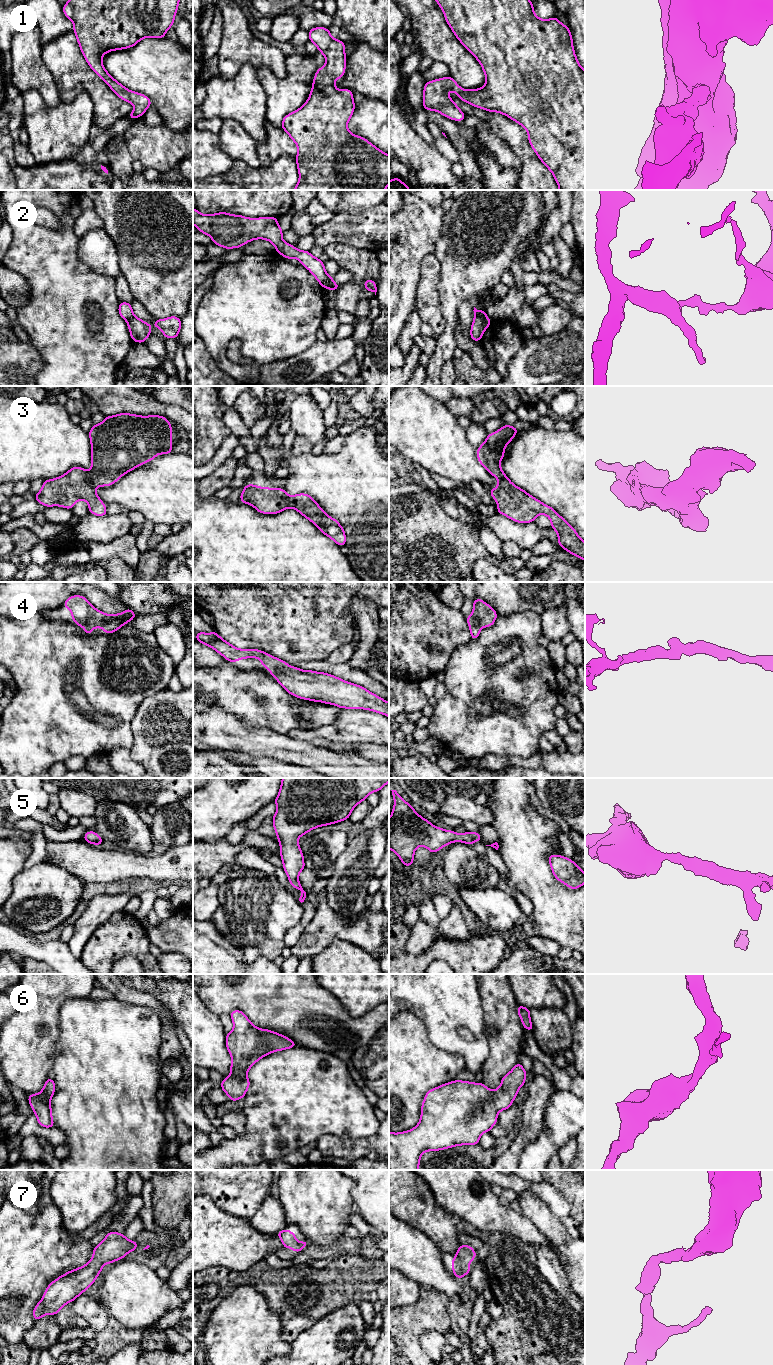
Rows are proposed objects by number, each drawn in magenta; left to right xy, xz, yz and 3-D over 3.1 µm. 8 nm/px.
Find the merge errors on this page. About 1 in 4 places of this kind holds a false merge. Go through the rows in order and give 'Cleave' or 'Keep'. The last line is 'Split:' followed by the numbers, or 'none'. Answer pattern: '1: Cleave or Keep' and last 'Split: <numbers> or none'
1: Keep
2: Cleave
3: Keep
4: Keep
5: Keep
6: Keep
7: Keep
Split: 2

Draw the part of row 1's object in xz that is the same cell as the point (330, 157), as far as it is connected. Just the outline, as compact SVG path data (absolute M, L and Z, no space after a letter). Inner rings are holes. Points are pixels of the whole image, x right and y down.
M324 27L313 28L308 34L309 40L325 56L326 63L315 73L308 100L298 110L285 115L281 124L298 148L295 160L299 181L293 190L385 190L389 184L389 155L348 130L348 121L355 110L353 91L335 87L335 80L342 78L346 69L345 43L332 38L329 29Z

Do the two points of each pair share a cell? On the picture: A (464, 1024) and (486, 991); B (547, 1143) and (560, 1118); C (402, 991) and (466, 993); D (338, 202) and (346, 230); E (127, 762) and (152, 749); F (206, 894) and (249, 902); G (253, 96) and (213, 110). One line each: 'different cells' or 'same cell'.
A: different cells
B: same cell
C: same cell
D: different cells
E: different cells
F: different cells
G: same cell

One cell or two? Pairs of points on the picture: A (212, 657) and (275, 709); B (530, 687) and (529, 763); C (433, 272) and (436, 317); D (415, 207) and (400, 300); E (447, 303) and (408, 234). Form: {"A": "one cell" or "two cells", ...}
{"A": "two cells", "B": "two cells", "C": "one cell", "D": "one cell", "E": "two cells"}

